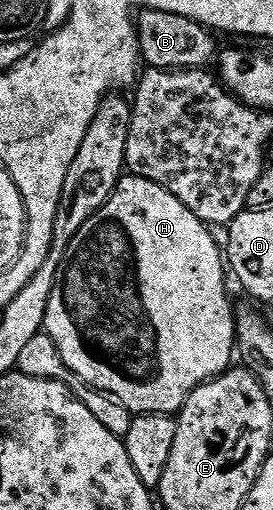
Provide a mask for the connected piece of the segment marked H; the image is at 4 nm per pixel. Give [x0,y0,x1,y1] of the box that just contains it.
[43,173,236,416]

